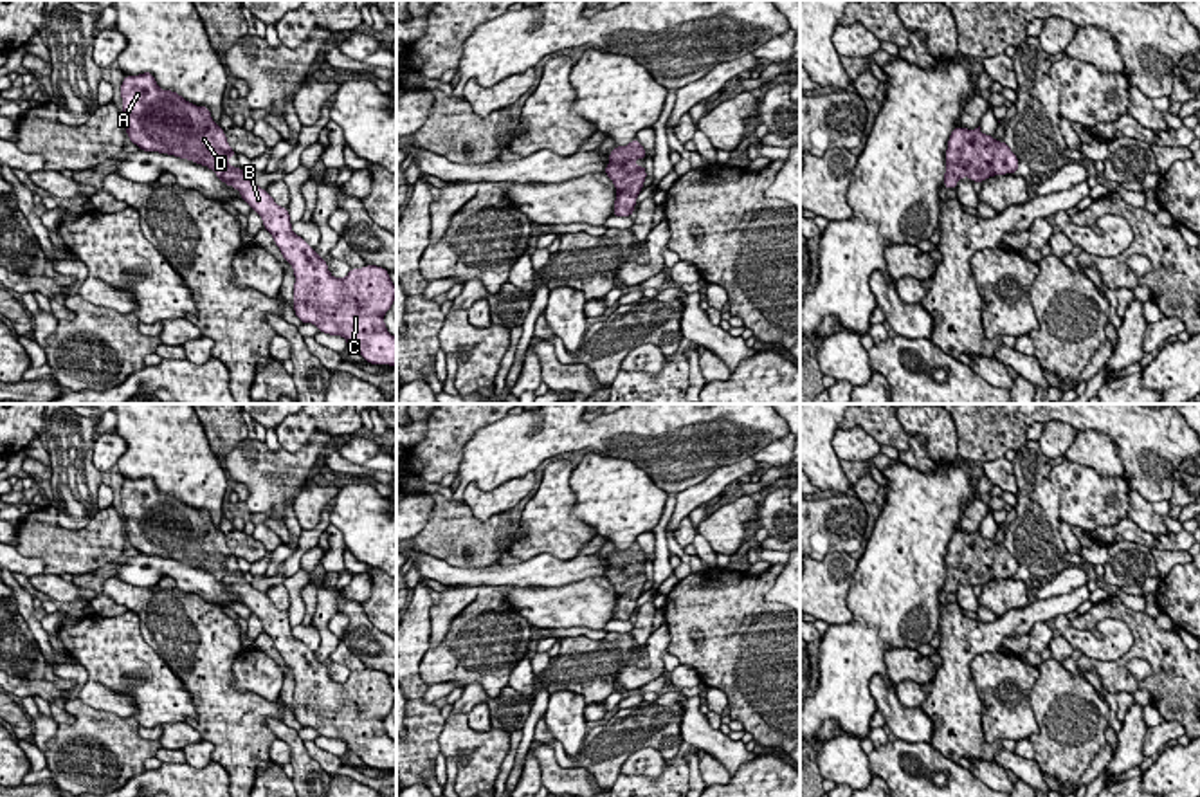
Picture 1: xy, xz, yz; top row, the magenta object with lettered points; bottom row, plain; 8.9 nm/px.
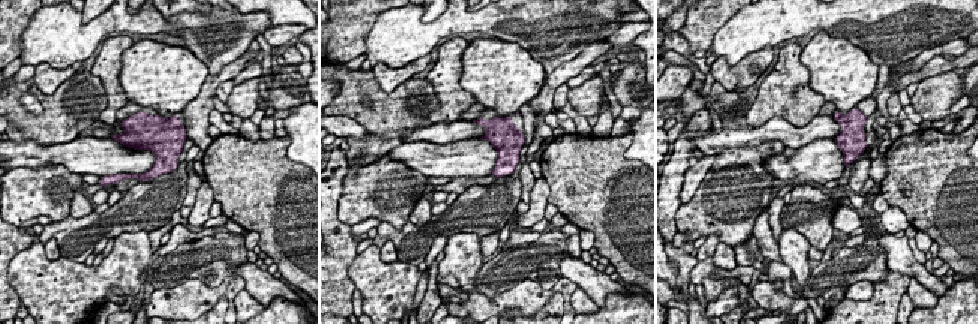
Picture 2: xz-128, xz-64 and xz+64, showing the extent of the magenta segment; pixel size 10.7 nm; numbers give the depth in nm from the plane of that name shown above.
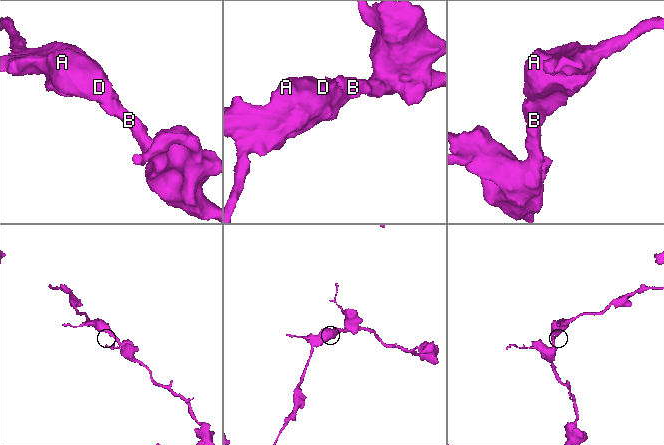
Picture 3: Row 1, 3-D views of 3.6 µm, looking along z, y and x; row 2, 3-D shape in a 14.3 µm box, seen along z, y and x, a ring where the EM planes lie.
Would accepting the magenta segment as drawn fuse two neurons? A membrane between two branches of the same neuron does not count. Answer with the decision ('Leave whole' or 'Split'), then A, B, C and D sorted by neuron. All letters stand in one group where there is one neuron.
Leave whole. Groups: A B C D

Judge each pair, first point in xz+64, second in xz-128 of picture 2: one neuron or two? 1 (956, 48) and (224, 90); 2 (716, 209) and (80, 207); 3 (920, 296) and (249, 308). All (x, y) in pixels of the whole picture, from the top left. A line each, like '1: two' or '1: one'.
1: two
2: two
3: one

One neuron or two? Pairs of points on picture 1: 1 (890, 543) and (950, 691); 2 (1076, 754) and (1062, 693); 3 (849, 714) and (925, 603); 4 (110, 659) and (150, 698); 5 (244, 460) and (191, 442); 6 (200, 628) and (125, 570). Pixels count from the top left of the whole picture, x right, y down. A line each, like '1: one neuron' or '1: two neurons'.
1: two neurons
2: one neuron
3: one neuron
4: one neuron
5: two neurons
6: two neurons

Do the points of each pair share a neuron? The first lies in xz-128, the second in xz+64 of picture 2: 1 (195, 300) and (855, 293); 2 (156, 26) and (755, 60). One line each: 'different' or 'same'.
1: same
2: different

